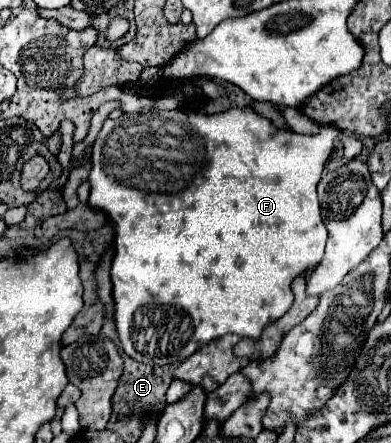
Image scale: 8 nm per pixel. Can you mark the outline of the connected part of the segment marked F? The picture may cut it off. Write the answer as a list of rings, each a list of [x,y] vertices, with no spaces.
[[[142,109],[138,113],[122,113],[118,119],[106,119],[94,145],[92,145],[92,169],[88,175],[90,197],[88,205],[94,211],[102,211],[114,223],[114,259],[110,267],[112,299],[114,299],[114,325],[122,349],[126,355],[148,365],[182,363],[198,347],[210,343],[228,333],[240,337],[258,339],[264,325],[280,319],[294,303],[290,283],[300,273],[310,273],[324,257],[326,227],[320,217],[320,201],[316,185],[324,171],[324,165],[334,149],[338,129],[320,127],[320,135],[298,135],[290,129],[278,129],[266,117],[250,109],[228,109],[216,115],[202,115],[192,111],[160,111]]]

